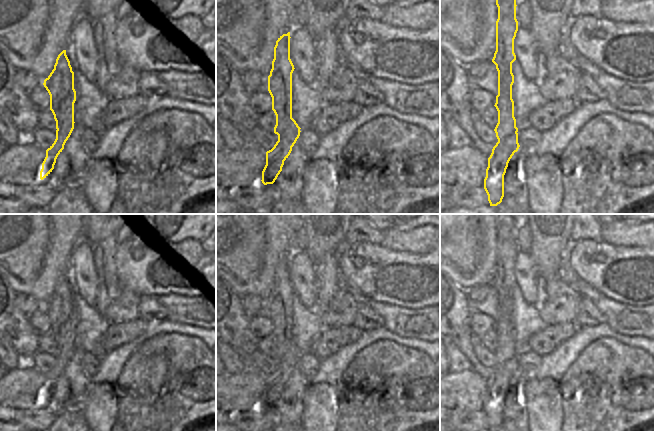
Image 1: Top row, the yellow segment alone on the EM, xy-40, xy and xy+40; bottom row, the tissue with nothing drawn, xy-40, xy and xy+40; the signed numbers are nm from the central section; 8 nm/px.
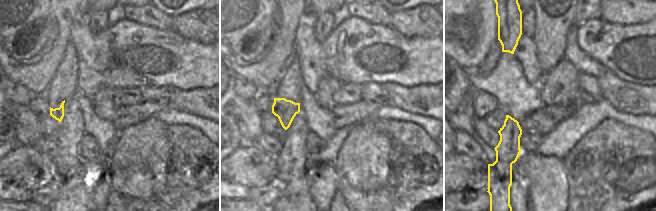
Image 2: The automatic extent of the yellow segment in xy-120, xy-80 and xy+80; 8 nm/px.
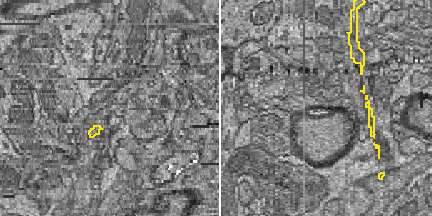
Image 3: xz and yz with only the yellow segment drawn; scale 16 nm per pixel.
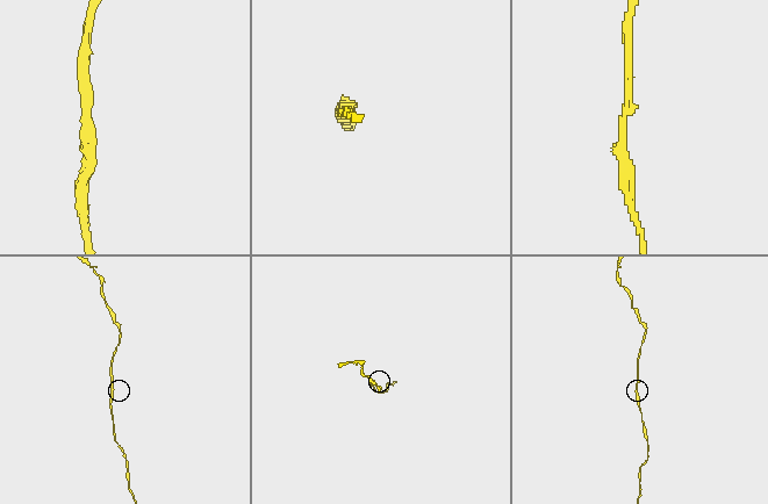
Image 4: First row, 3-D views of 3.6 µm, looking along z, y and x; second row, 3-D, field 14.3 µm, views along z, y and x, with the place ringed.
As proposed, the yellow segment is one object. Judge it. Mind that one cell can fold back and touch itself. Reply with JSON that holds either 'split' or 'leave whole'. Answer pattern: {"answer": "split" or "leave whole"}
{"answer": "leave whole"}

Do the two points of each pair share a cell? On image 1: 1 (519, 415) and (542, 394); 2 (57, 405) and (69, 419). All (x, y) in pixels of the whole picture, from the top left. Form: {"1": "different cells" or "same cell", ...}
{"1": "different cells", "2": "different cells"}

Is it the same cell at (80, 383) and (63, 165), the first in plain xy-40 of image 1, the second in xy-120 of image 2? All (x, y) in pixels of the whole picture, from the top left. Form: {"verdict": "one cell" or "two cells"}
{"verdict": "one cell"}

